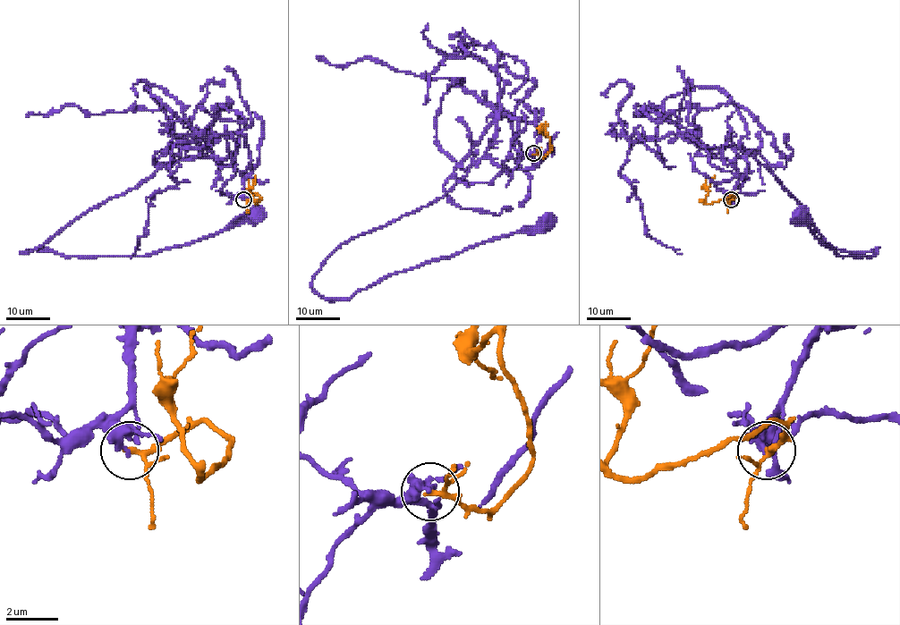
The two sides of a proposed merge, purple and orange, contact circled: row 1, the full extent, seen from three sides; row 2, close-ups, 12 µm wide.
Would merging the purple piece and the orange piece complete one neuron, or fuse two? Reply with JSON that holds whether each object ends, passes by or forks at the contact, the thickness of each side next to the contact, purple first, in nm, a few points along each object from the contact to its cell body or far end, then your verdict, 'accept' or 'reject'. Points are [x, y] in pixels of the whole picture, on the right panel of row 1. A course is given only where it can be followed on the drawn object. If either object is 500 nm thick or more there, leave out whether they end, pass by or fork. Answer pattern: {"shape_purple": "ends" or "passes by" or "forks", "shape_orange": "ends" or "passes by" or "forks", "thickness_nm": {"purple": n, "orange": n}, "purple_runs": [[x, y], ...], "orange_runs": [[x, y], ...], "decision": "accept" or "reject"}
{"shape_purple": "passes by", "shape_orange": "forks", "thickness_nm": {"purple": 320, "orange": 140}, "purple_runs": [[731, 200], [746, 173], [742, 146], [821, 237], [876, 253], [838, 256], [802, 214]], "orange_runs": [[731, 198], [734, 196], [730, 194], [710, 203], [705, 202], [707, 187], [715, 175]], "decision": "reject"}

